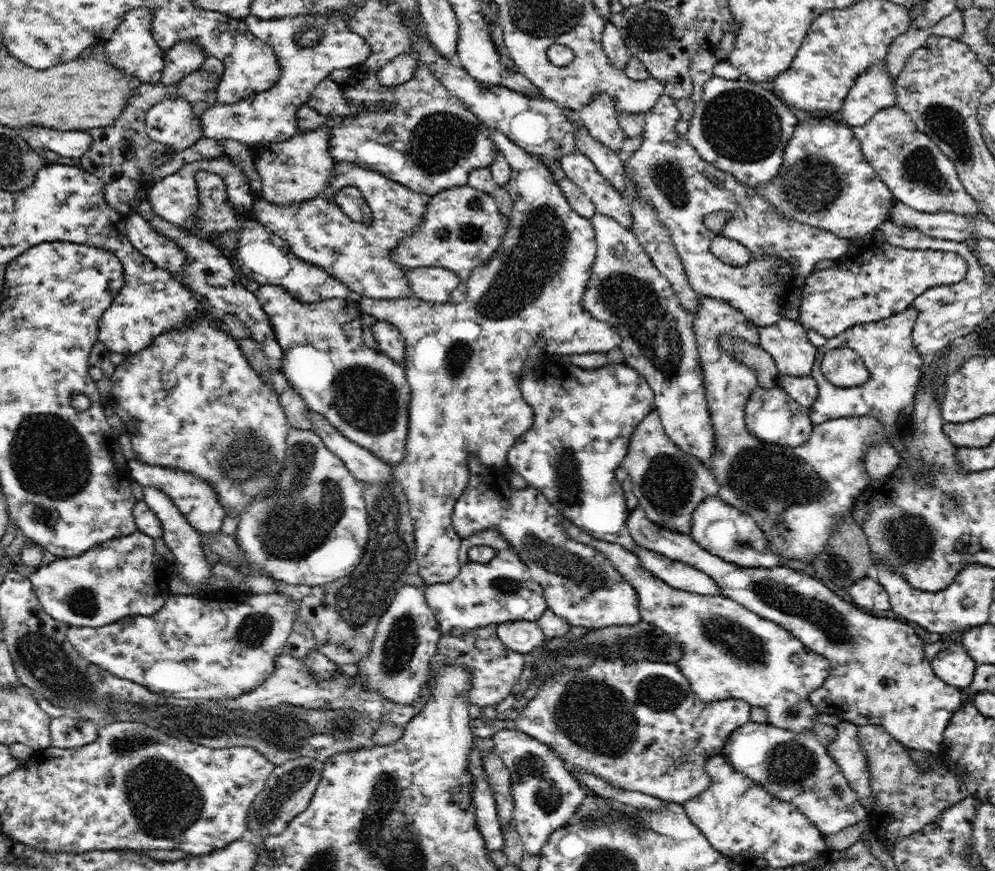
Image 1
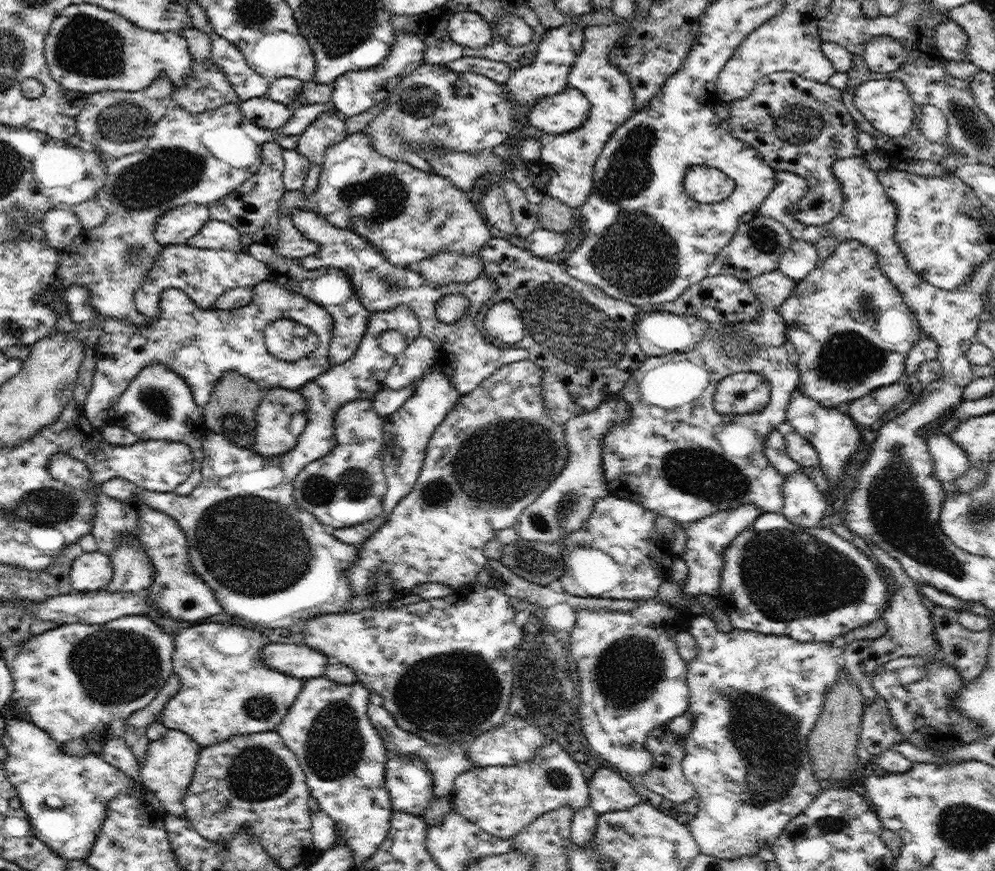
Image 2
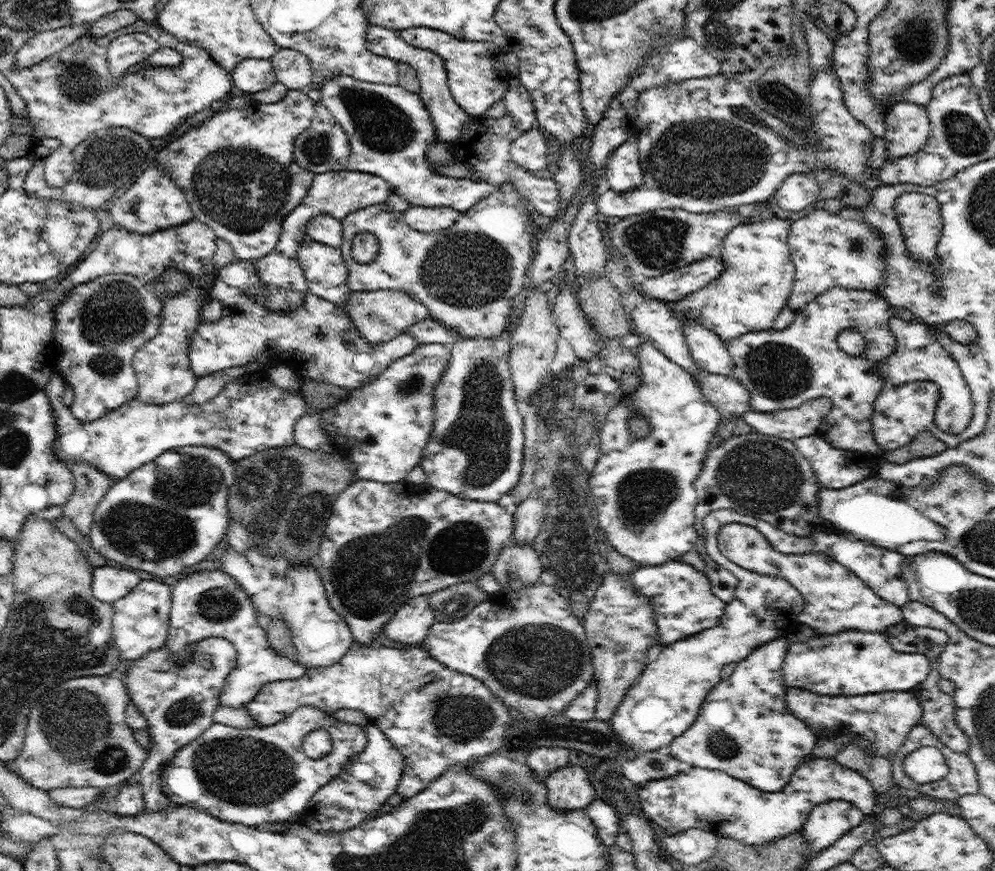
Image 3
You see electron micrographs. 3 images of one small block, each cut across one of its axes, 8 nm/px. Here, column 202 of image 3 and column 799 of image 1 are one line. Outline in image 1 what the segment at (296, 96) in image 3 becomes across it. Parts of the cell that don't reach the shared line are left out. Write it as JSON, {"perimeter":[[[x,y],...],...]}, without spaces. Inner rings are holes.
{"perimeter":[[[811,114],[797,124],[786,145],[783,163],[778,172],[771,181],[758,185],[755,189],[778,214],[790,220],[797,220],[851,240],[877,232],[879,226],[889,220],[889,210],[894,202],[892,191],[862,154],[860,140],[854,136],[852,127],[831,115]]]}

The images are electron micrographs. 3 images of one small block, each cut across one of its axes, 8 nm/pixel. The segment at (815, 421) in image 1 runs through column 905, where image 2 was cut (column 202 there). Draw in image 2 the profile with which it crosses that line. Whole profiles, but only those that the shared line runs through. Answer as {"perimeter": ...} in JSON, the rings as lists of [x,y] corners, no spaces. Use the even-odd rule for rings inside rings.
{"perimeter":[[[264,280],[253,287],[253,298],[249,304],[236,309],[199,310],[186,293],[177,289],[164,290],[160,296],[159,316],[153,318],[145,330],[128,324],[124,320],[116,318],[101,318],[100,327],[103,334],[96,345],[96,365],[92,377],[92,386],[88,398],[84,401],[83,415],[88,417],[89,422],[100,430],[108,422],[108,410],[118,404],[120,396],[134,380],[134,377],[144,368],[152,364],[160,364],[167,367],[175,374],[180,374],[188,383],[194,394],[196,404],[203,410],[210,400],[214,384],[226,374],[234,371],[252,382],[258,384],[265,392],[270,388],[290,388],[292,391],[299,390],[304,384],[315,379],[316,376],[332,368],[329,362],[329,344],[333,336],[332,316],[323,307],[308,301],[301,294],[290,287],[284,288],[278,282]],[[289,319],[310,328],[319,338],[317,350],[308,358],[298,361],[282,361],[275,358],[266,348],[264,334],[276,320]]]}

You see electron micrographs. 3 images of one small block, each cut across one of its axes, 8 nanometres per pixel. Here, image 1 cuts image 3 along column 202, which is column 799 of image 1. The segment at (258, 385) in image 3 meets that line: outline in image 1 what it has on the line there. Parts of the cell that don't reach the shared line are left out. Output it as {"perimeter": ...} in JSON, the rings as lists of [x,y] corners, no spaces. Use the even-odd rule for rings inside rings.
{"perimeter":[[[781,385],[774,388],[756,386],[750,393],[745,409],[746,429],[756,439],[796,448],[804,444],[812,434],[814,425],[810,421],[809,410],[798,404]]]}

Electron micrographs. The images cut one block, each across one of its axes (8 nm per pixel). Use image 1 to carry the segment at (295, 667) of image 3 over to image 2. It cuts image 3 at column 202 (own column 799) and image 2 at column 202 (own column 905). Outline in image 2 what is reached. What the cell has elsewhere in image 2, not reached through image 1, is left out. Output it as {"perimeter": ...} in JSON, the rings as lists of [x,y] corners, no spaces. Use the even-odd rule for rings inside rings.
{"perimeter":[[[203,622],[188,626],[190,628],[176,634],[174,640],[173,672],[180,678],[179,692],[165,704],[166,708],[160,712],[160,716],[156,716],[156,721],[165,724],[169,729],[185,732],[201,747],[214,745],[238,734],[275,731],[298,697],[303,681],[268,667],[260,659],[262,648],[270,644],[268,637],[240,624]]]}

